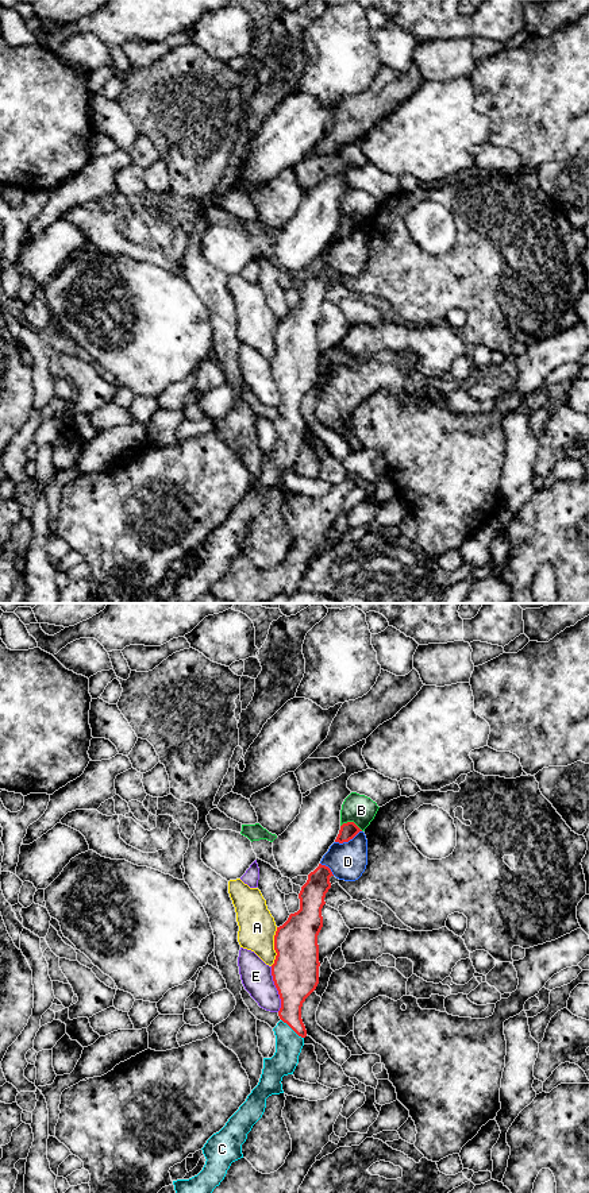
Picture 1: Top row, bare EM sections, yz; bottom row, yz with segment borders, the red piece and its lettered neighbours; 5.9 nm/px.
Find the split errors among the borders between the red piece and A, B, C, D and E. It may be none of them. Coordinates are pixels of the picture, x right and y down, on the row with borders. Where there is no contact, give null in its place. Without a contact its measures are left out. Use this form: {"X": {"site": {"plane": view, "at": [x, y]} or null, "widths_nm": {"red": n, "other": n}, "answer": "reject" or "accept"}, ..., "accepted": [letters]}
{"A": {"site": {"plane": "yz", "at": [274, 946]}, "widths_nm": {"red": 280, "other": 220}, "answer": "reject"}, "B": {"site": {"plane": "yz", "at": [351, 822]}, "widths_nm": {"red": 100, "other": 170}, "answer": "reject"}, "C": {"site": {"plane": "yz", "at": [292, 1029]}, "widths_nm": {"red": 200, "other": 160}, "answer": "accept"}, "D": {"site": {"plane": "yz", "at": [347, 841]}, "widths_nm": {"red": 100, "other": 220}, "answer": "reject"}, "E": {"site": {"plane": "yz", "at": [277, 989]}, "widths_nm": {"red": 280, "other": 180}, "answer": "reject"}, "accepted": ["C"]}

